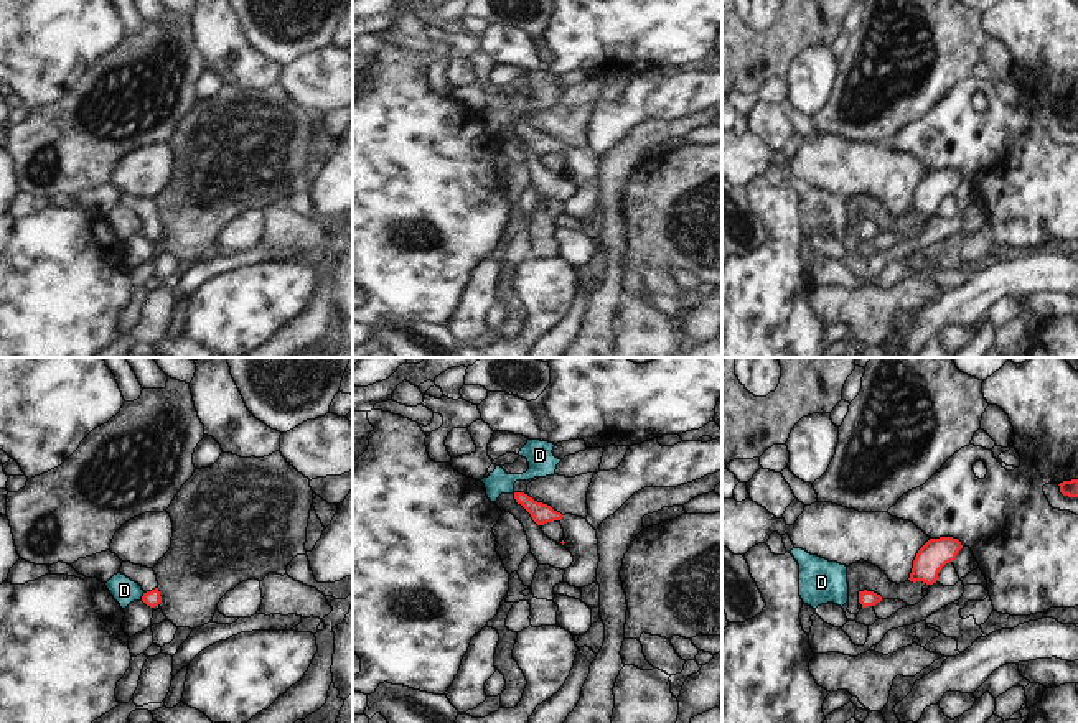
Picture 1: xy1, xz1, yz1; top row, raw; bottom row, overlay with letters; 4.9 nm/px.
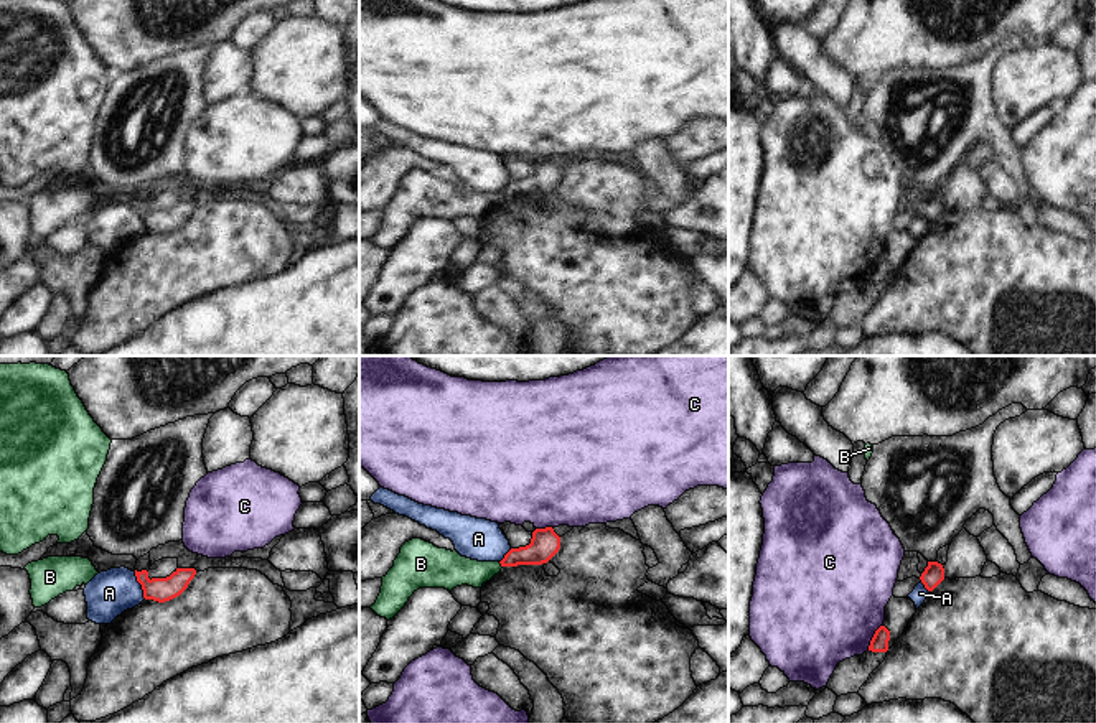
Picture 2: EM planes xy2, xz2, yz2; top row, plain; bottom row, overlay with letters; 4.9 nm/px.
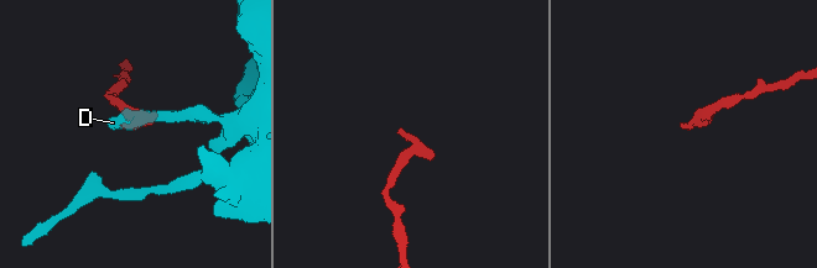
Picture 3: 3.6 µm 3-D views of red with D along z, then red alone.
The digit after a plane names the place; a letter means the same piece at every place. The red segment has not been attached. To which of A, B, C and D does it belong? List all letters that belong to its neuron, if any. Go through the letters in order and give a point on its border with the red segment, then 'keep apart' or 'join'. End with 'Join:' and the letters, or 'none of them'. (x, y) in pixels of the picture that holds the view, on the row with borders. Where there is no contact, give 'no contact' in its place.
A: xy2 (140, 583) | keep apart
B: xz2 (501, 565) | keep apart
C: yz2 (872, 638) | keep apart
D: xy1 (142, 597) | keep apart
Join: none of them

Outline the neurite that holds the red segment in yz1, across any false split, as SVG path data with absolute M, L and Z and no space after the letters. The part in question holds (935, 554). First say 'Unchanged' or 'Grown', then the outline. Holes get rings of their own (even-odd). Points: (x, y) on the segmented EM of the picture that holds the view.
Unchanged. M953 537L930 539L916 553L910 581L923 581L933 585L938 580L940 570L953 562L963 548L961 542Z

